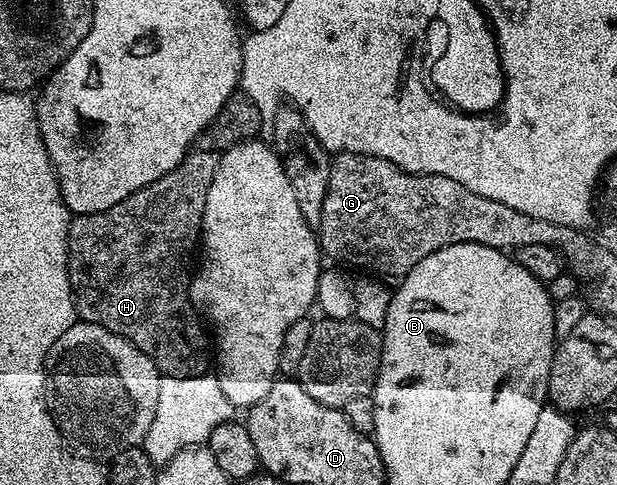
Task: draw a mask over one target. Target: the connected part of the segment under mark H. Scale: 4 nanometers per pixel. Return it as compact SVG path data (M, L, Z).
M191 150L186 153L183 160L178 163L168 174L164 174L164 178L160 178L155 184L144 186L140 190L136 190L136 194L132 194L128 198L124 198L124 202L116 202L116 206L112 206L103 212L96 214L84 214L83 216L74 216L70 221L70 229L68 230L68 242L66 243L66 268L70 271L70 285L74 291L74 310L79 321L87 324L95 324L104 330L108 330L112 334L122 336L126 340L132 341L137 348L144 354L148 354L153 358L155 366L162 376L175 376L176 378L192 378L193 376L203 375L207 371L206 368L211 367L212 360L208 358L208 336L202 333L203 323L200 321L198 312L194 310L190 303L190 281L191 273L186 273L186 259L190 256L190 251L195 251L196 245L200 240L202 231L202 215L204 214L204 202L208 198L208 186L212 186L212 178L218 169L218 156L213 152L200 152Z

